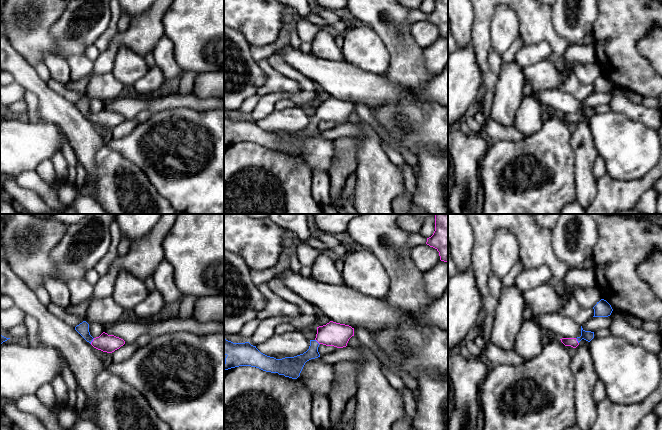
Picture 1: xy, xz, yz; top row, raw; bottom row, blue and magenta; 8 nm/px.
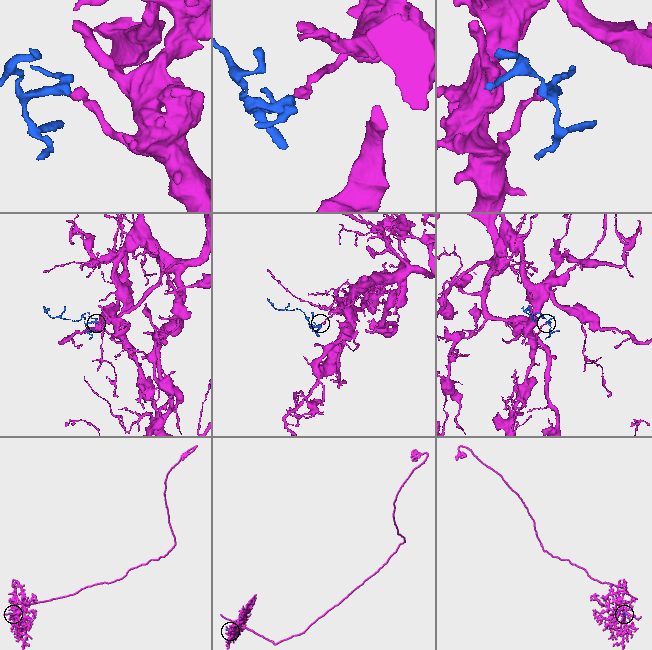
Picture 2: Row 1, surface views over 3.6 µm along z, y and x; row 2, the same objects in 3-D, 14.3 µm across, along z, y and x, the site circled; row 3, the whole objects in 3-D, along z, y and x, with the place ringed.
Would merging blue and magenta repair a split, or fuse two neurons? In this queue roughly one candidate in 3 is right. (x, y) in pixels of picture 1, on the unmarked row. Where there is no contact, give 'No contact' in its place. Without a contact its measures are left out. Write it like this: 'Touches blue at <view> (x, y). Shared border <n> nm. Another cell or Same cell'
Touches blue at xy (92, 116). Shared border 60 nm. Same cell

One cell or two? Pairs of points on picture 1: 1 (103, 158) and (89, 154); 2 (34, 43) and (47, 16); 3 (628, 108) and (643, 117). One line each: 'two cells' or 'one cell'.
1: two cells
2: one cell
3: one cell

